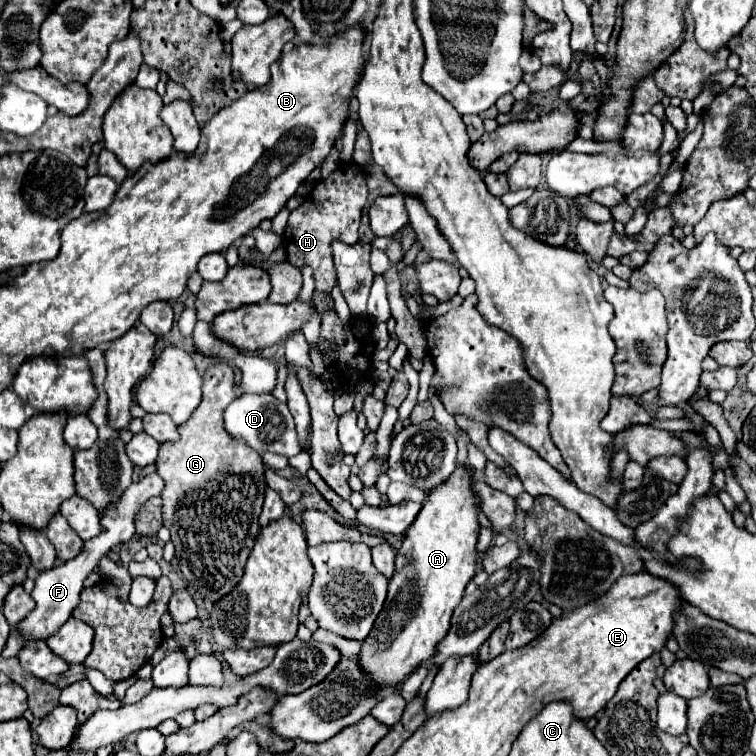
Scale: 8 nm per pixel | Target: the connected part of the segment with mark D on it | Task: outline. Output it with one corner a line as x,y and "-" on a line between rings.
243,394
235,398
225,410
225,428
229,434
243,438
259,454
275,452
275,454
283,454
289,458
301,452
297,444
293,416
289,408
283,402
279,402
273,394

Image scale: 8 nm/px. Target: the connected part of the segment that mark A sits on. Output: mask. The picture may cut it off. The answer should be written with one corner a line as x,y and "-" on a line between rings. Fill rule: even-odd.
457,466
455,474
445,484
435,486
429,492
427,502
419,512
419,518
411,524
411,528
405,534
405,540
395,560
395,574
389,580
387,602
379,612
379,618
375,620
371,634
363,640
361,650
357,654
361,670
367,674
367,678
371,678
373,686
395,688
399,682
405,682
417,666
433,658
435,646
439,644
439,640
447,636
447,630
451,626
451,614
459,606
467,582
475,576
477,564
475,544
479,534
479,498
473,494
471,484
473,472
465,466

